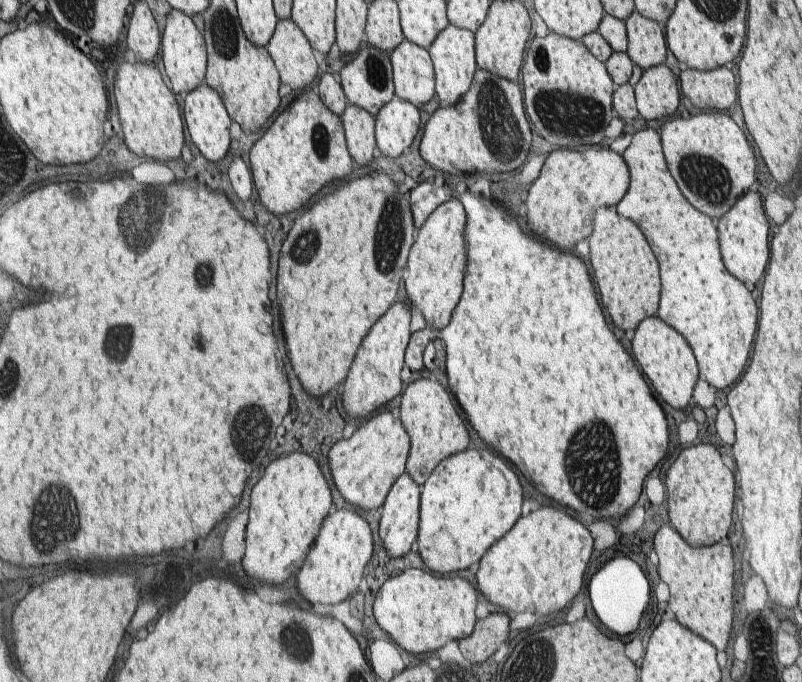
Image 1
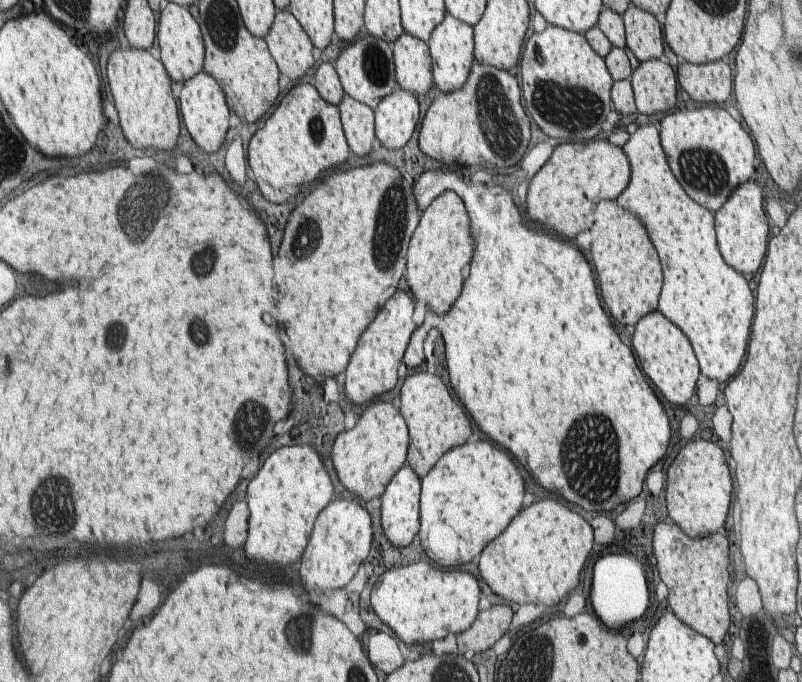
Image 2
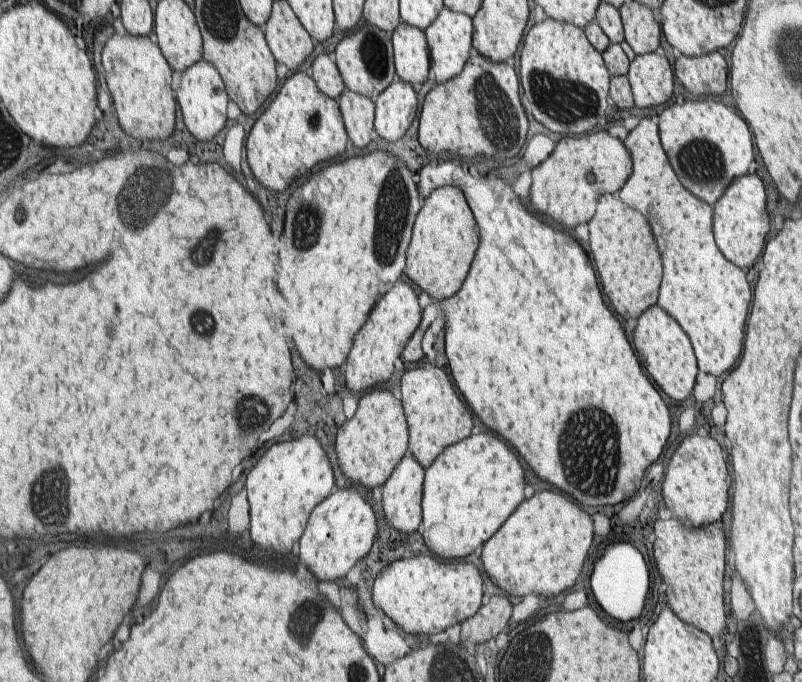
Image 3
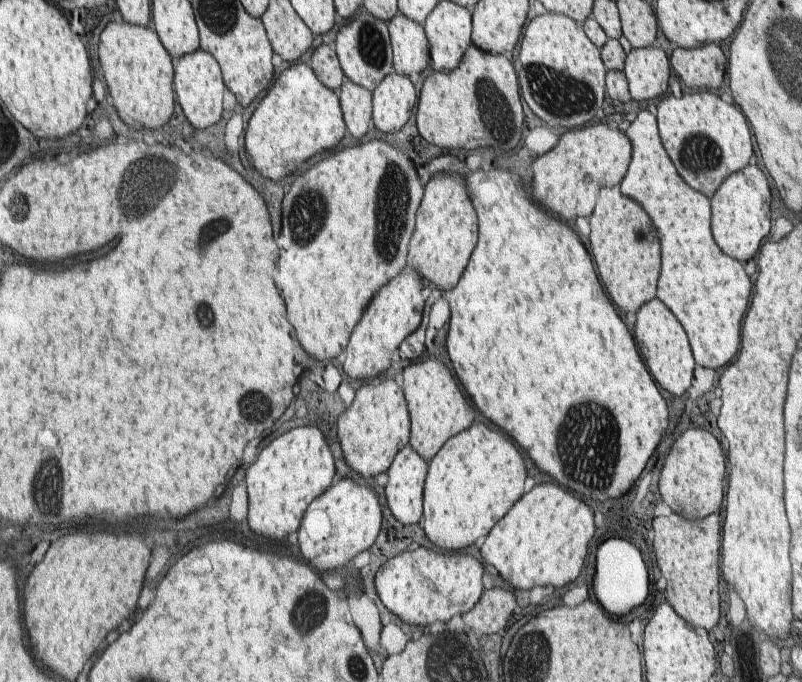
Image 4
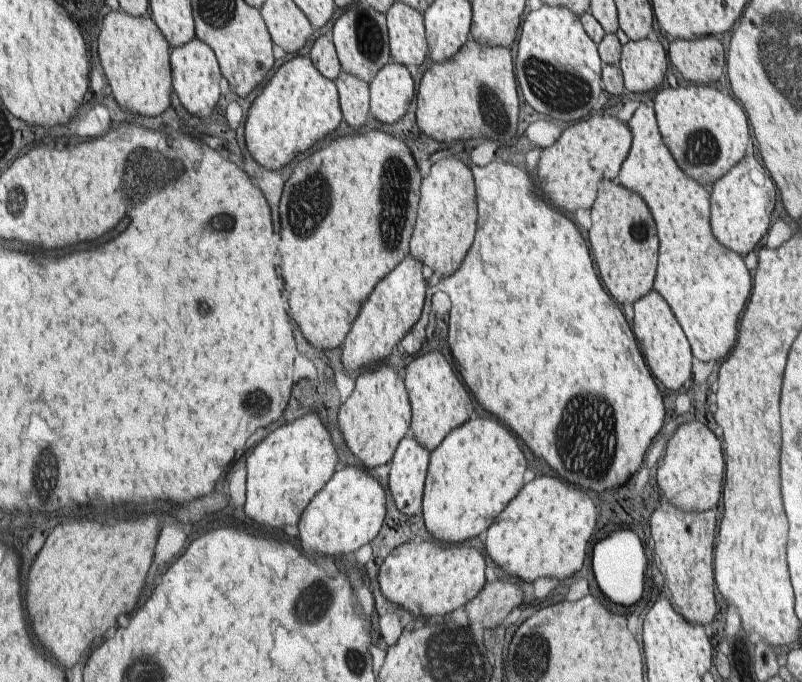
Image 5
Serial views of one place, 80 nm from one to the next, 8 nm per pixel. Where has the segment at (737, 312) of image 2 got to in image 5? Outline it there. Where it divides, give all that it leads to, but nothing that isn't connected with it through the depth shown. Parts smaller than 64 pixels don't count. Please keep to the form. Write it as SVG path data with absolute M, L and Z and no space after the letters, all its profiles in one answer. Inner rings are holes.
M641 103L628 122L633 145L617 177L631 192L644 198L653 214L660 241L653 291L660 293L685 329L693 359L704 363L722 362L736 347L740 312L750 296L752 276L742 256L716 240L712 230L712 200L704 186L684 173L665 148L656 126L654 110Z

